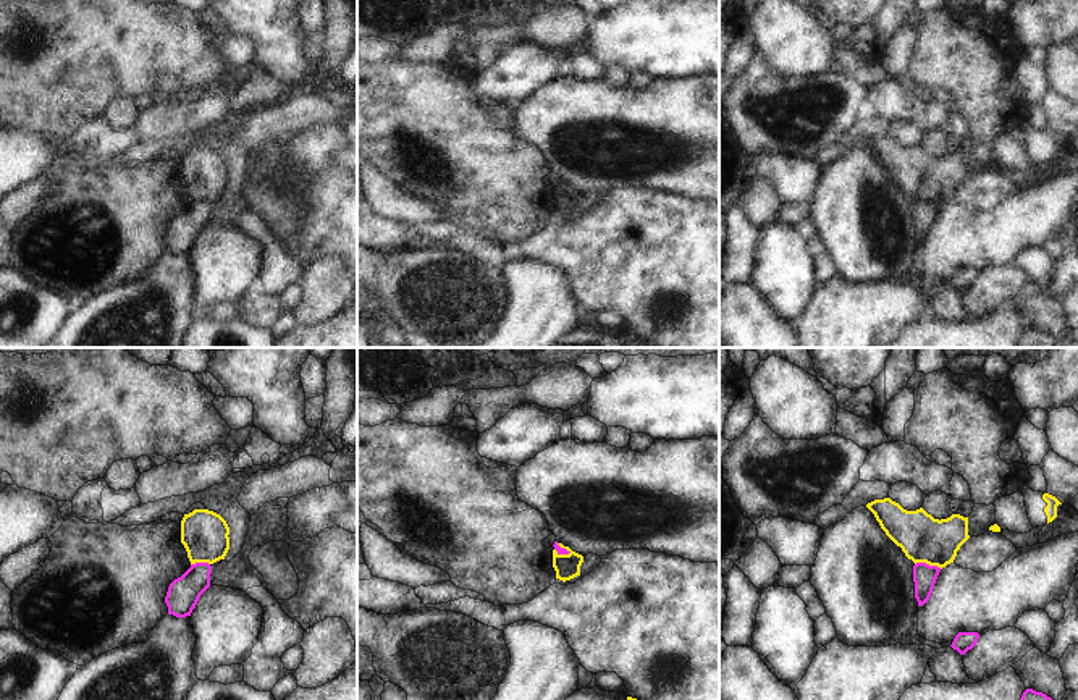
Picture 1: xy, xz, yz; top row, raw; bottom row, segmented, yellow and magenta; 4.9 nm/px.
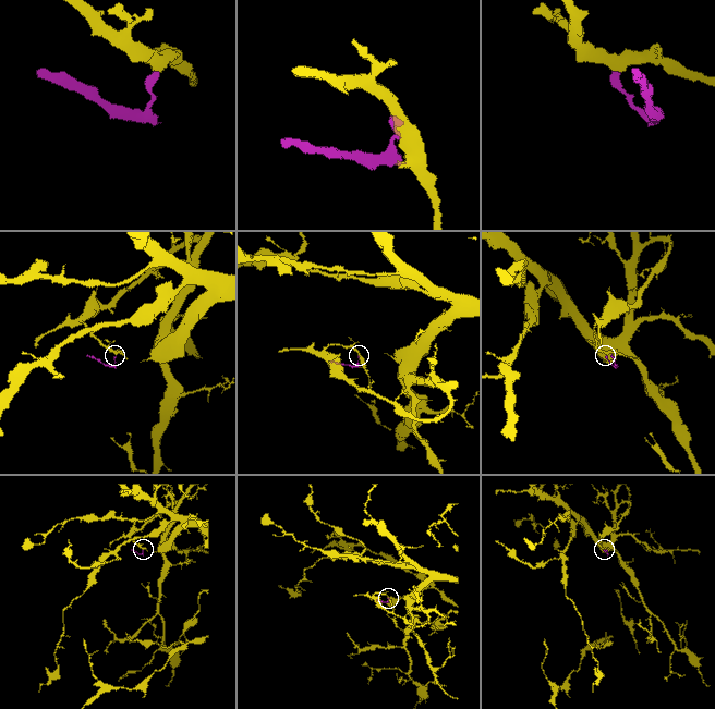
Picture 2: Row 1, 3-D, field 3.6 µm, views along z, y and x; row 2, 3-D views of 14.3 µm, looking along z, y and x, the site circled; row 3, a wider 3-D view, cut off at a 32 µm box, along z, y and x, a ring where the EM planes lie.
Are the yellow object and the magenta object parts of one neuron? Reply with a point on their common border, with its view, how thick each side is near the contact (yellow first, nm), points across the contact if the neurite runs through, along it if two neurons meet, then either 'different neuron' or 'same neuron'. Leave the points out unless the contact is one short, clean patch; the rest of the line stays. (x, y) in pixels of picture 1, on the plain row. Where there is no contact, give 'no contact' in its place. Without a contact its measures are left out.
meets yellow in yz at (928, 201); 240 nm thick on the yellow side, 120 nm on the other; border along yz (915, 201), (941, 206); different neuron

